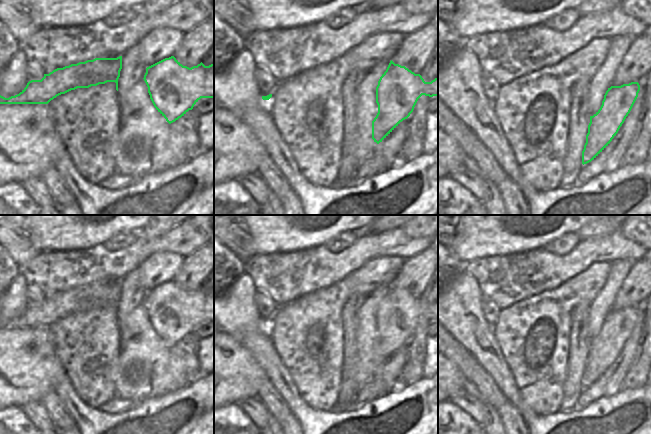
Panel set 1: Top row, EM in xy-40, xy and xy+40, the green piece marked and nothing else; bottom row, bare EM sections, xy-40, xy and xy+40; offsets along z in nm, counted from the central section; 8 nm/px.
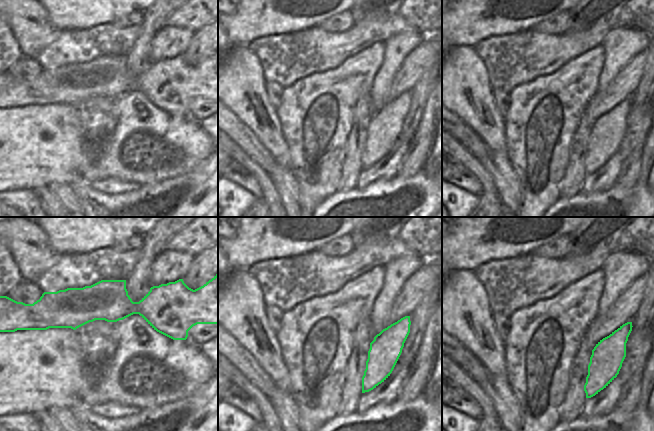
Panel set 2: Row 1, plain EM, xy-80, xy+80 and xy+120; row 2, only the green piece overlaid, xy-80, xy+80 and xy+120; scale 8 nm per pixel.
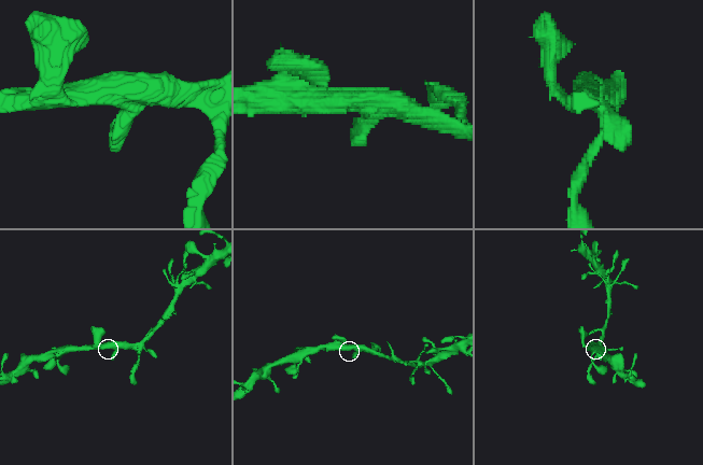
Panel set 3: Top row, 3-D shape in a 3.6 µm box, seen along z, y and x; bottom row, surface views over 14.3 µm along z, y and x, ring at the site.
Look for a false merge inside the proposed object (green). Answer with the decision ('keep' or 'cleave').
keep

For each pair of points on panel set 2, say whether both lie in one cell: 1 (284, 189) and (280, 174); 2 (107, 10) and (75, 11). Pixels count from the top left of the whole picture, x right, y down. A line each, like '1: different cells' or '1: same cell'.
1: same cell
2: same cell

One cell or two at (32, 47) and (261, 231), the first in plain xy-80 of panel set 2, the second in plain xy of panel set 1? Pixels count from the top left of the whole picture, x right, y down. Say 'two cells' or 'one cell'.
two cells

